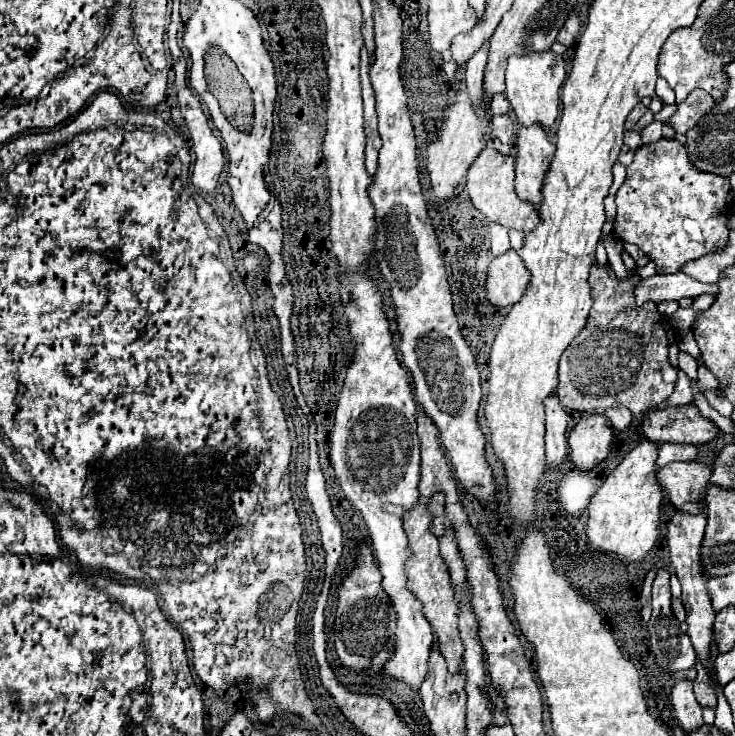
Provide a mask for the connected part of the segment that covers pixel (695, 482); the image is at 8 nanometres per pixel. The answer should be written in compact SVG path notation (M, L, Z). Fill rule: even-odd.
M675 462L657 470L657 480L667 490L677 510L699 514L705 510L705 492L709 488L711 468L699 462Z

